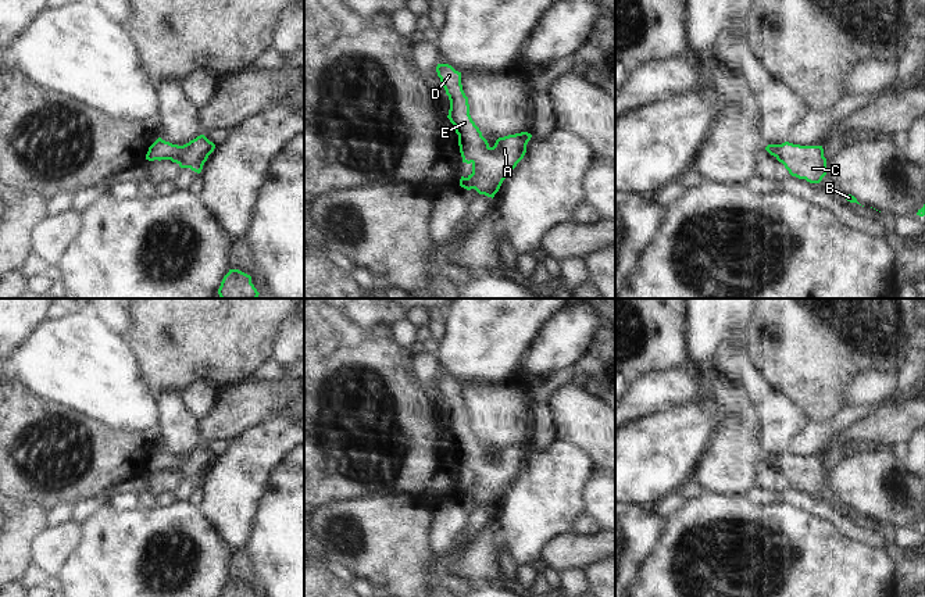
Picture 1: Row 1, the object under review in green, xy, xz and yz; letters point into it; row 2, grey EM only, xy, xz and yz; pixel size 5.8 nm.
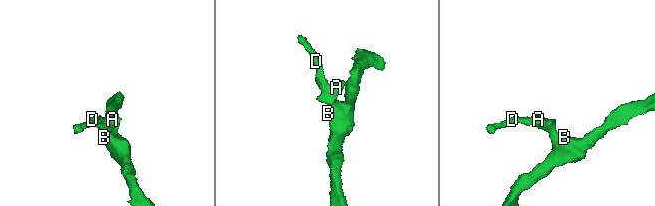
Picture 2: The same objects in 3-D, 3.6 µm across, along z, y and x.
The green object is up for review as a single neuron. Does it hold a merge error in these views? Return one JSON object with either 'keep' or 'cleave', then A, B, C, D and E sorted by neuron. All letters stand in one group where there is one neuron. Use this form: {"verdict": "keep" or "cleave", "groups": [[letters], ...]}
{"verdict": "keep", "groups": [["A", "B", "C", "D", "E"]]}

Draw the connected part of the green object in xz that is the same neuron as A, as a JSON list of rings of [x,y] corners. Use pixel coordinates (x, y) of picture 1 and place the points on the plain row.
[[[438,375],[436,383],[450,411],[447,429],[458,446],[462,473],[472,476],[472,485],[467,489],[461,487],[460,497],[467,501],[475,500],[479,505],[493,510],[503,491],[524,469],[532,446],[521,443],[499,448],[490,458],[469,426],[461,383],[449,375]]]

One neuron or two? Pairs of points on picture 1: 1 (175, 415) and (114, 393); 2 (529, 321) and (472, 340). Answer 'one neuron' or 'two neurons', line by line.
1: two neurons
2: one neuron

